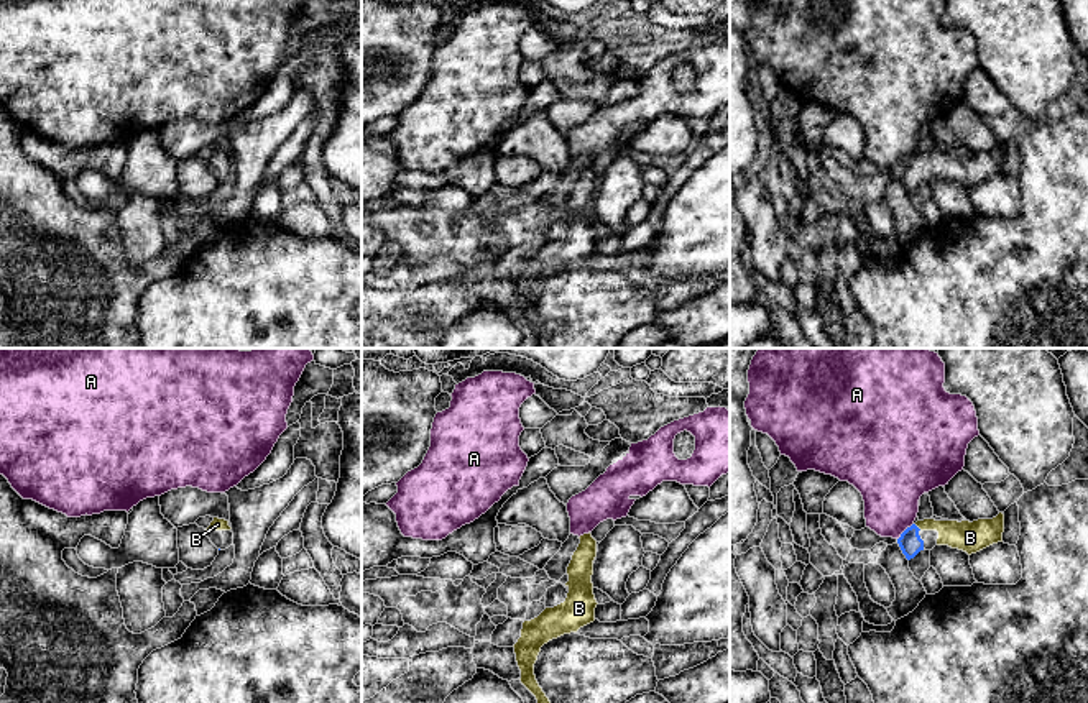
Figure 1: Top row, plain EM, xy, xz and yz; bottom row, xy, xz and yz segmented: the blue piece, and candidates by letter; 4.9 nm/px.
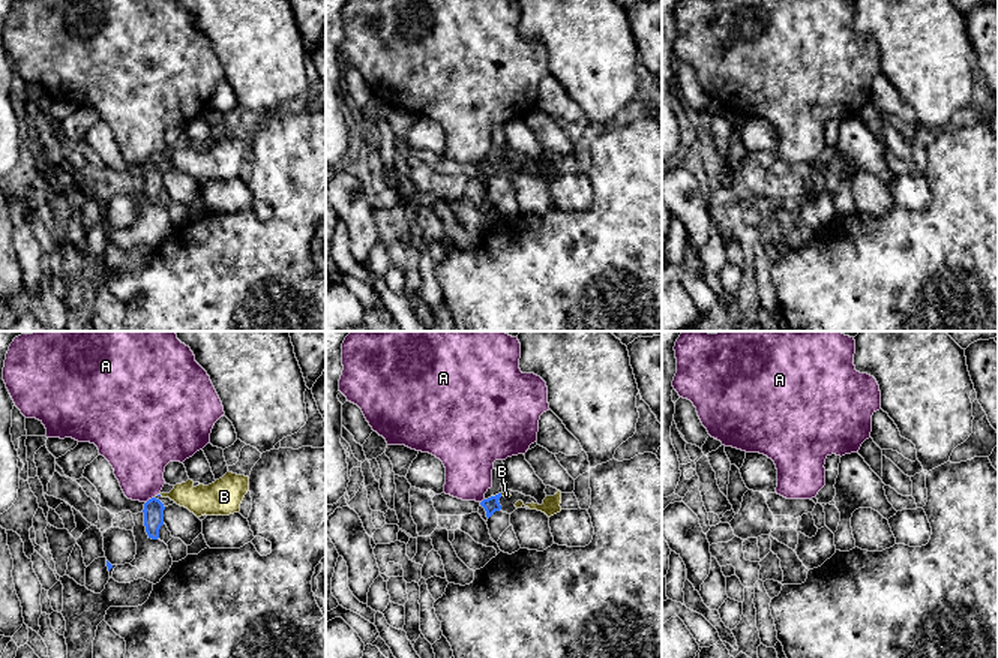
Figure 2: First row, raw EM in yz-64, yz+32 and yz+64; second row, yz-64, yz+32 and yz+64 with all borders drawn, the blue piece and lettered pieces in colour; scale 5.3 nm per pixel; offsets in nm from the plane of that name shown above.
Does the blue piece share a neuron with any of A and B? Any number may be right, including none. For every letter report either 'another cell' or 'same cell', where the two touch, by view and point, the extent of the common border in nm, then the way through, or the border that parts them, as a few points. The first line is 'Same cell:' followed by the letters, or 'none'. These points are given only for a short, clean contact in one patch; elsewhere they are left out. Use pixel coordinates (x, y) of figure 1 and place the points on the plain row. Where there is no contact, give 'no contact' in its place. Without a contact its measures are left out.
Same cell: B
A: another cell | yz (904, 163) | 120 nm | along yz (912, 155), (898, 171)
B: same cell | yz (916, 158) | 50 nm | across yz (911, 176), (911, 166), (916, 158), (942, 158), (965, 168)

